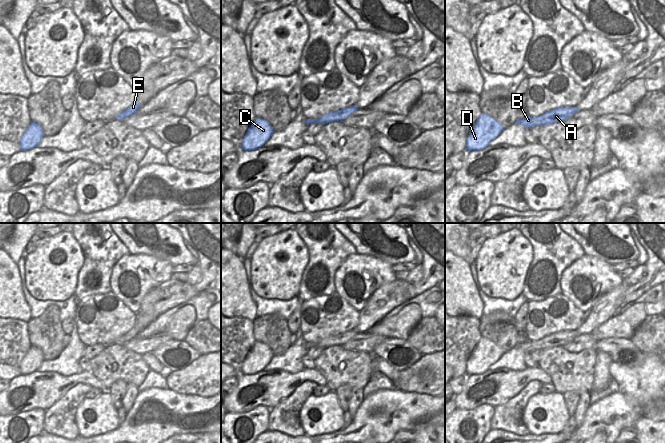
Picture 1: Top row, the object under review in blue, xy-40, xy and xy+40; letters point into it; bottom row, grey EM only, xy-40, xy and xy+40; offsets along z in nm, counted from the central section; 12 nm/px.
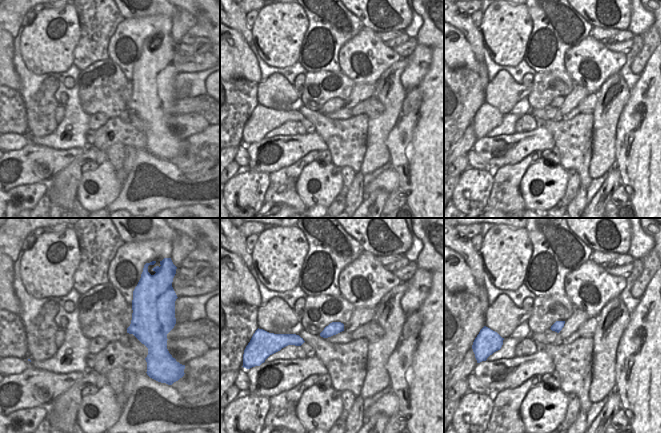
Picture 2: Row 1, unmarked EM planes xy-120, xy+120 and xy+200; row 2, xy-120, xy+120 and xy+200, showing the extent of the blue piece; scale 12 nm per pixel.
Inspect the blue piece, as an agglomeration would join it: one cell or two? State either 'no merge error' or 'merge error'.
no merge error

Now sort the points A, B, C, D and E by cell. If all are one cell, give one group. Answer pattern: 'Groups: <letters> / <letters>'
Groups: A B C D E.

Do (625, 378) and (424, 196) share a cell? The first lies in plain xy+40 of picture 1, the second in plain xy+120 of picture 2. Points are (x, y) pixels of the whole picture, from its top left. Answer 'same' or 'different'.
same

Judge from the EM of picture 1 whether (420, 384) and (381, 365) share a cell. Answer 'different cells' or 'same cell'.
same cell

